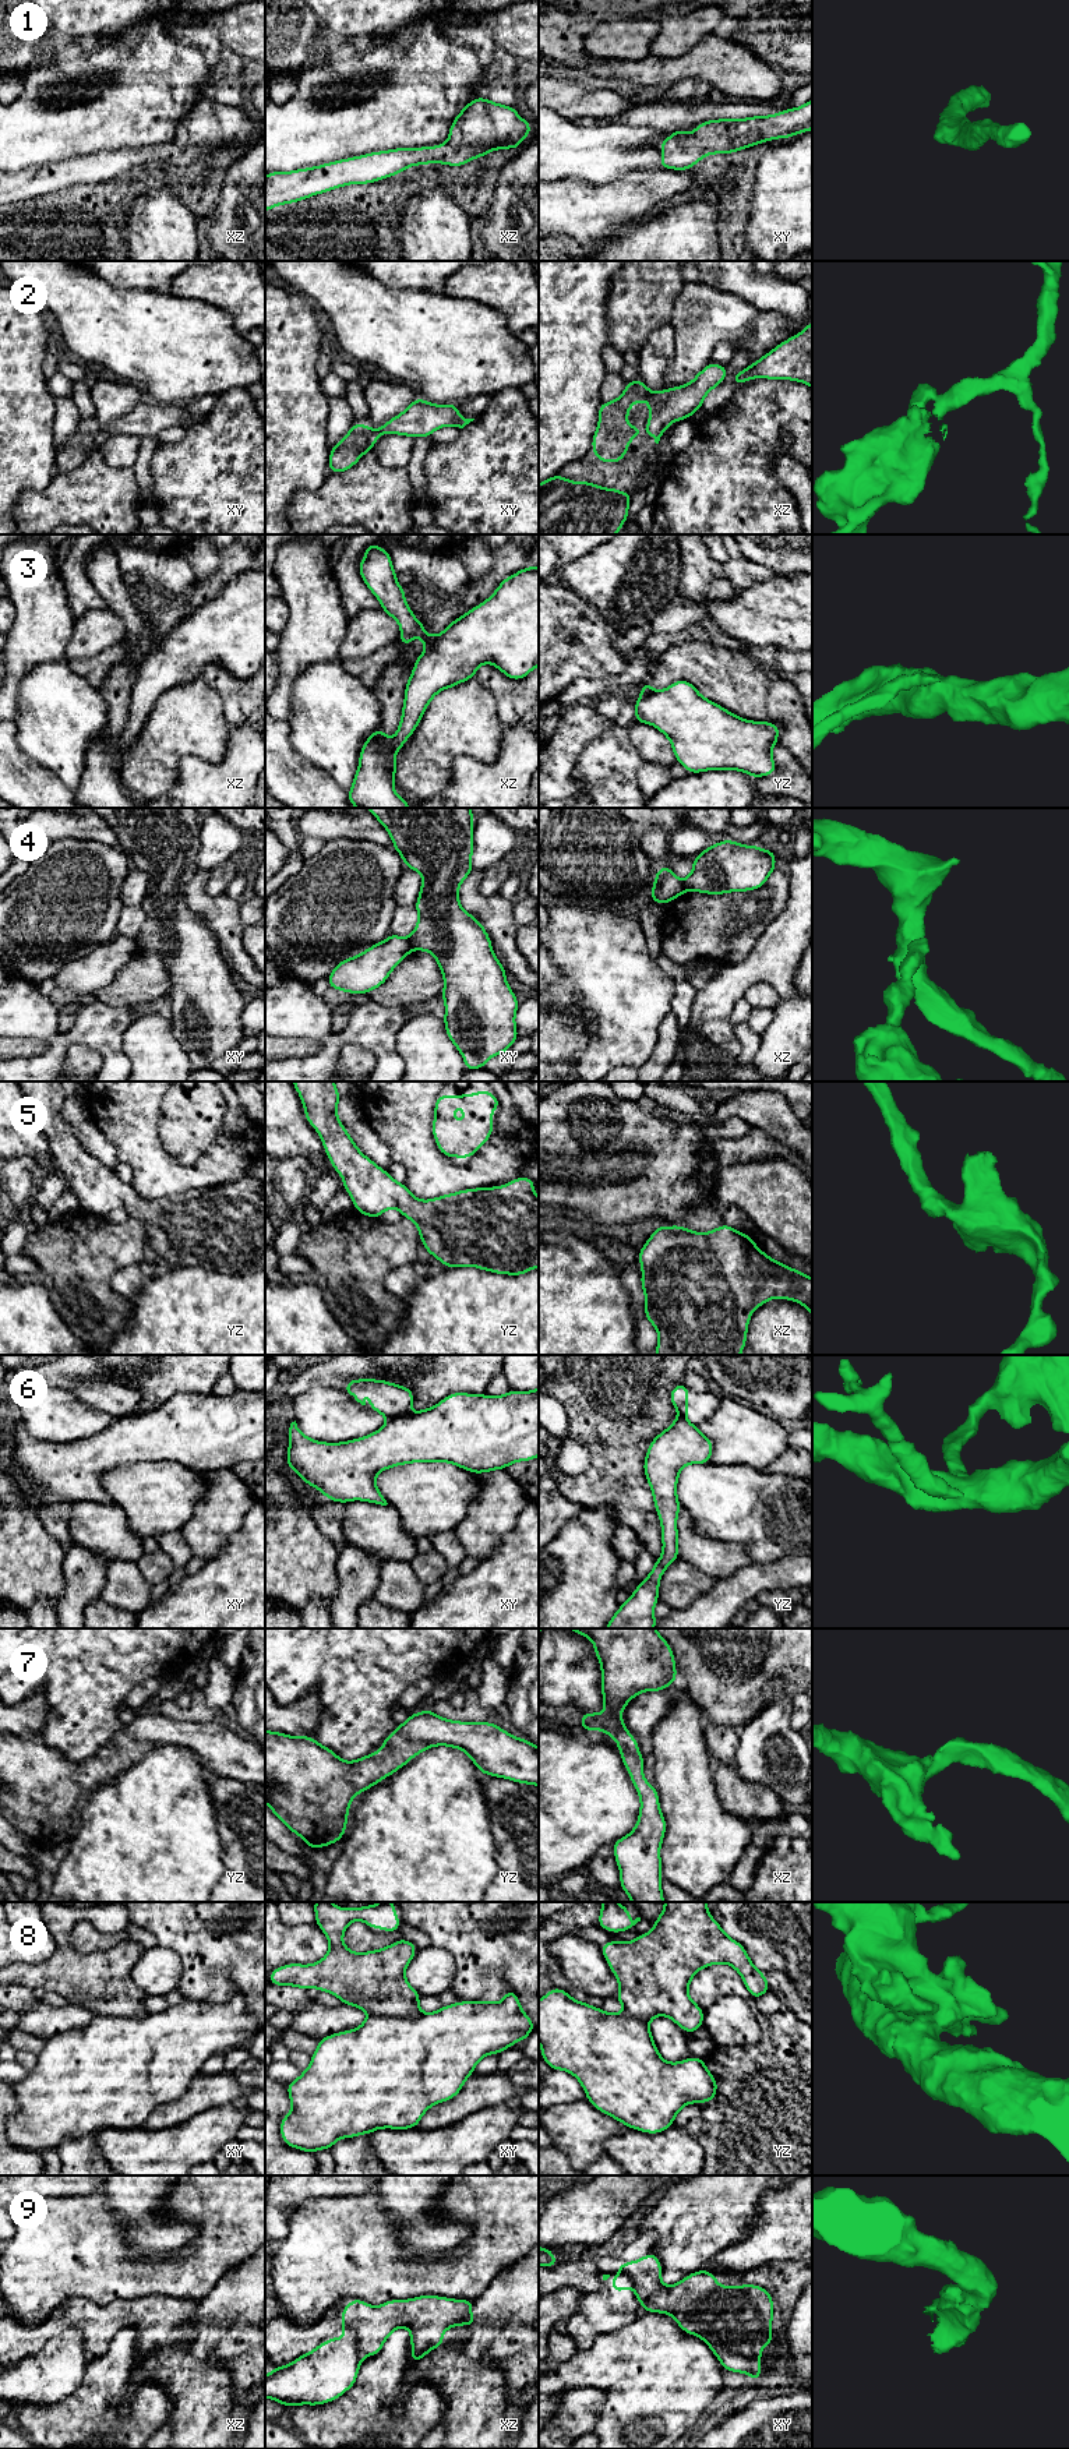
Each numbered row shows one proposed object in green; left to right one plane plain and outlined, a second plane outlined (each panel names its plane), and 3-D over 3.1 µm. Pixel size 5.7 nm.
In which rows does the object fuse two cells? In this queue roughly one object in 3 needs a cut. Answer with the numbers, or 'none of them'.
3, 4, 6, 8, 9

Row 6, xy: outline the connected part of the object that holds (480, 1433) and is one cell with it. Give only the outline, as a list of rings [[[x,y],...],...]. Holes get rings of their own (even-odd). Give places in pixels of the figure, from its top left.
[[[539,1387],[533,1391],[511,1390],[504,1395],[454,1393],[437,1405],[420,1409],[406,1416],[387,1419],[387,1423],[374,1433],[361,1439],[341,1443],[325,1443],[308,1439],[296,1421],[289,1428],[289,1450],[286,1465],[290,1467],[306,1483],[320,1489],[328,1500],[346,1504],[361,1500],[387,1506],[387,1500],[377,1489],[377,1474],[396,1465],[412,1462],[451,1462],[469,1472],[483,1474],[504,1469],[518,1461],[532,1461],[539,1455]]]

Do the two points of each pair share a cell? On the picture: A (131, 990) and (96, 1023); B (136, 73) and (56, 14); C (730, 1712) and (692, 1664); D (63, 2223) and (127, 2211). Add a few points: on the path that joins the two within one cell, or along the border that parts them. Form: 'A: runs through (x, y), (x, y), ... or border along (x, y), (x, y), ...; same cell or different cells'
A: border along (98, 999), (113, 1006), (137, 1006); different cells
B: runs through (110, 67), (88, 67), (62, 39); same cell
C: runs through (729, 1700), (705, 1676); same cell
D: border along (99, 2191), (129, 2243); different cells

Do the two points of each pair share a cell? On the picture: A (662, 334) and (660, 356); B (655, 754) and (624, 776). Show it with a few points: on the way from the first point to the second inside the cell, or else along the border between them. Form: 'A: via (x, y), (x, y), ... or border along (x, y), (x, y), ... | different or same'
A: via (662, 339), (660, 350) | same
B: border along (628, 733), (632, 745), (644, 762) | different

